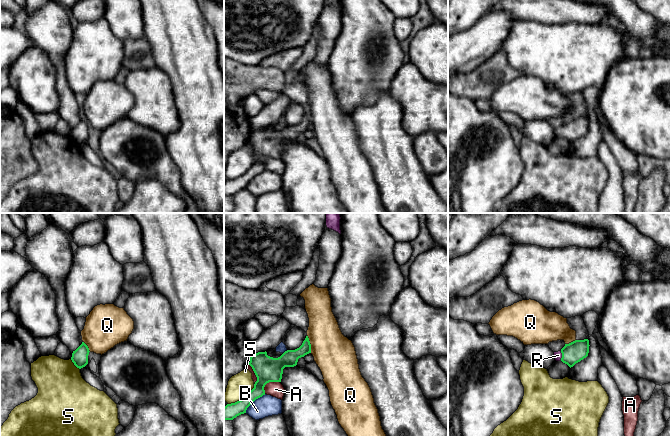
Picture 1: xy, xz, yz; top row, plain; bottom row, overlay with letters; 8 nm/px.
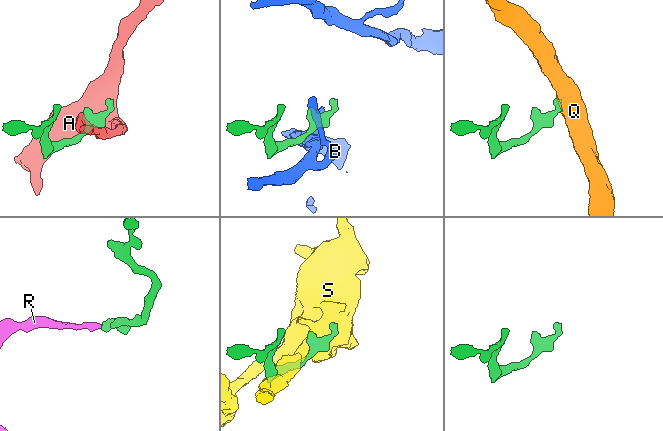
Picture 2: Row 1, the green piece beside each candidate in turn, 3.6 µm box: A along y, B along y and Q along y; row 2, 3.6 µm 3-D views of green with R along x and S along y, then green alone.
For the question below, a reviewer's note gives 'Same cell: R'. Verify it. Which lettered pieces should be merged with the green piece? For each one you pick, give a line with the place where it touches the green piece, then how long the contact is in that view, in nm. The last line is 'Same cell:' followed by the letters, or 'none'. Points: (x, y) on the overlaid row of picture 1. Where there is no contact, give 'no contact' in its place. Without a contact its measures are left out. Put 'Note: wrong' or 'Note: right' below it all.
R: meets green in yz at (562, 356); contact 80 nm long
Same cell: R
Note: right

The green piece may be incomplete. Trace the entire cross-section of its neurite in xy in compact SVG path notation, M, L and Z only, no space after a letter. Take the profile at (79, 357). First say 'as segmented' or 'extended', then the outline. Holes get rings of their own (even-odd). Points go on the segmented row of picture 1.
as segmented; M84 342L73 351L71 360L77 368L81 369L88 364L89 352L89 348Z

